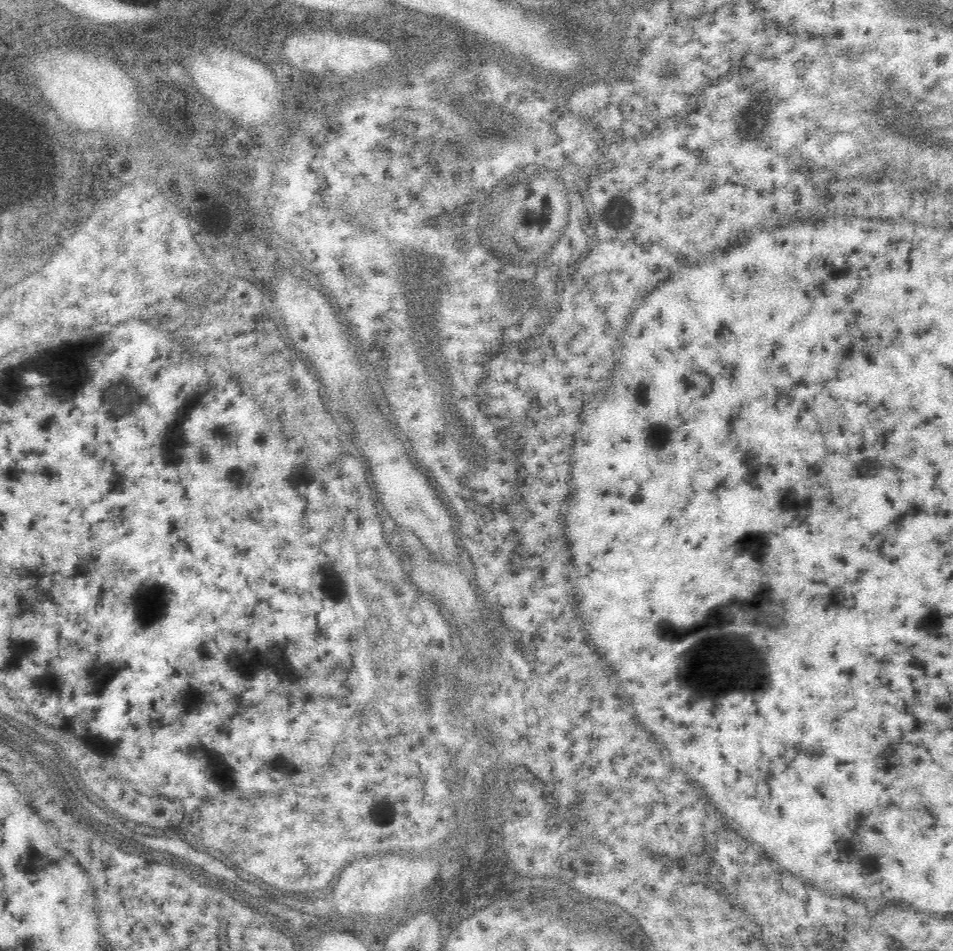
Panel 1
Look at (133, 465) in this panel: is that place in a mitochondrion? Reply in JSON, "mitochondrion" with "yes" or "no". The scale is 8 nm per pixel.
{"mitochondrion":"no"}

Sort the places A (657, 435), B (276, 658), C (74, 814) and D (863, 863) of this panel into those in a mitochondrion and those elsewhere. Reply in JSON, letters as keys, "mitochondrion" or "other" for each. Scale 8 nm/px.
{"A":"mitochondrion","B":"mitochondrion","C":"other","D":"mitochondrion"}

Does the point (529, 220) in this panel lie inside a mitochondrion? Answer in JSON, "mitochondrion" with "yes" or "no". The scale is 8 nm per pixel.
{"mitochondrion":"no"}

